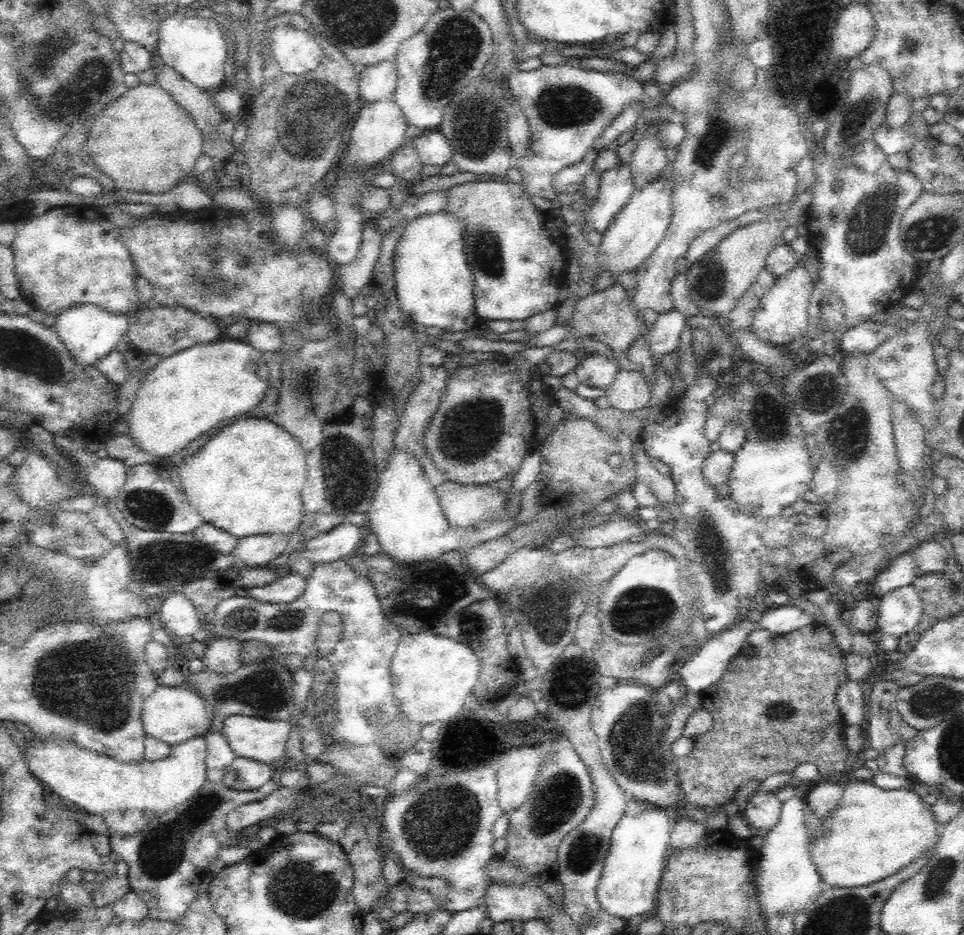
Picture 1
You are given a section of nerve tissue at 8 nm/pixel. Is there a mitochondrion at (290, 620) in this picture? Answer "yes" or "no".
yes

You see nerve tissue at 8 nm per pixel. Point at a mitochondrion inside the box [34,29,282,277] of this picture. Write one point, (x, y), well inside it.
(92, 76)

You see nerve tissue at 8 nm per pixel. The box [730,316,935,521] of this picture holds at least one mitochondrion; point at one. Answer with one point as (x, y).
(848, 438)

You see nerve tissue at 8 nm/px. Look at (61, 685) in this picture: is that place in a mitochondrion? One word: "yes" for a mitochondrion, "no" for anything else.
yes

